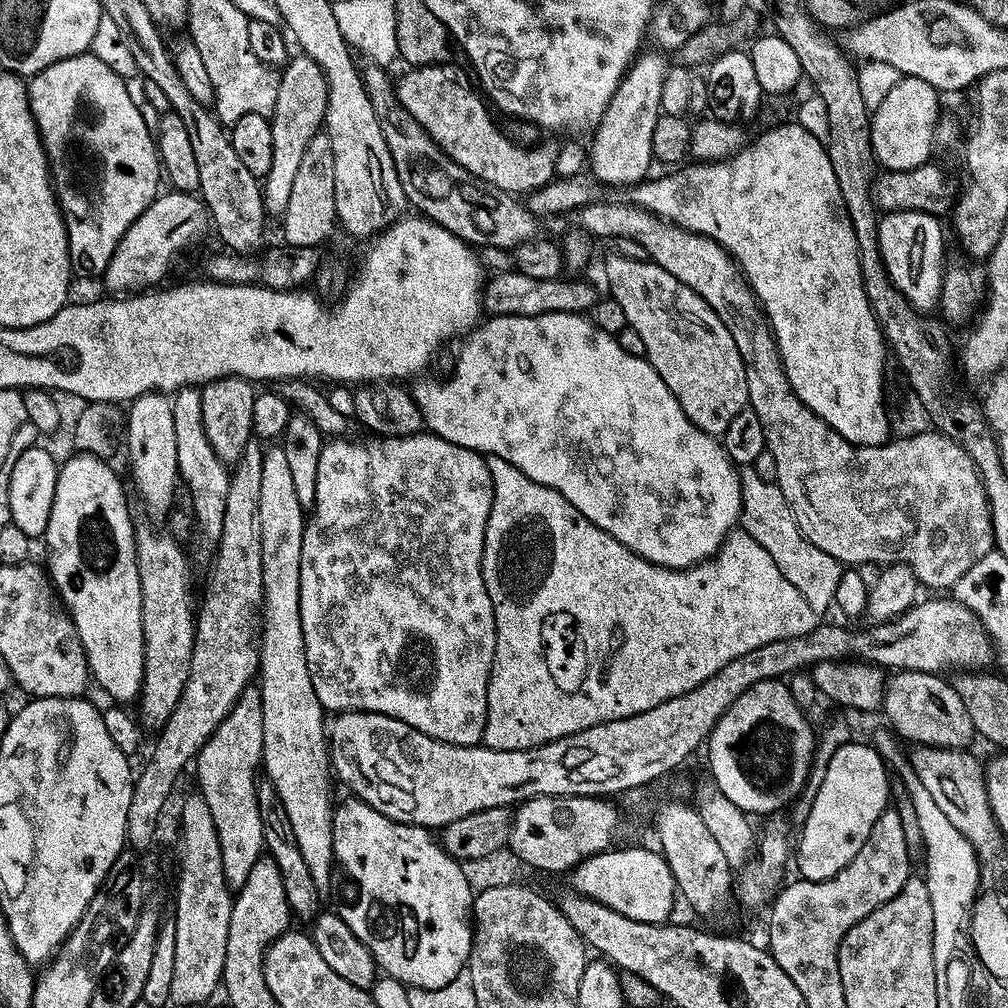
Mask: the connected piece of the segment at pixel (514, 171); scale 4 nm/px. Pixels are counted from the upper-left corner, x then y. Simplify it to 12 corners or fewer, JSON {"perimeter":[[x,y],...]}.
{"perimeter":[[443,63],[409,67],[402,107],[470,174],[513,194],[556,176],[557,145],[512,141]]}

